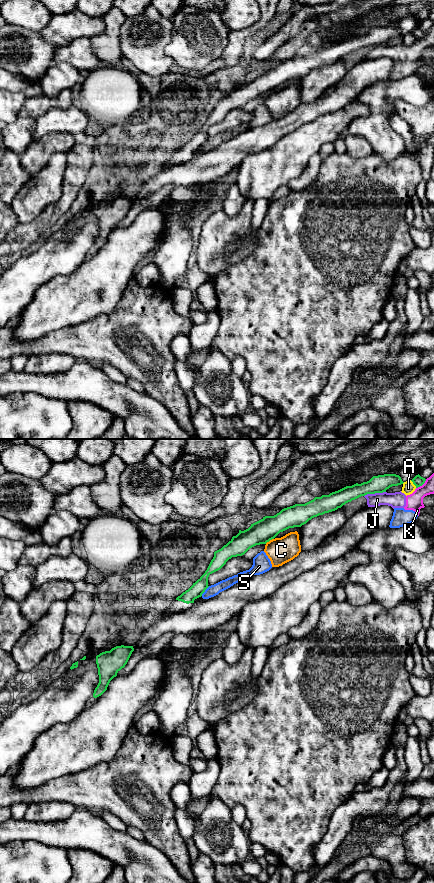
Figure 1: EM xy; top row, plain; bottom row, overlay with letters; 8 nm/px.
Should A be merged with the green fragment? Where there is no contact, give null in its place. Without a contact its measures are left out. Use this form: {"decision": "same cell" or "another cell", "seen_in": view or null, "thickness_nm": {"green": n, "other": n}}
{"decision": "another cell", "seen_in": "xy", "thickness_nm": {"green": 90, "other": 100}}

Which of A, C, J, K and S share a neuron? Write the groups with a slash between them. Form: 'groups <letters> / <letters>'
groups A / C / J K S

